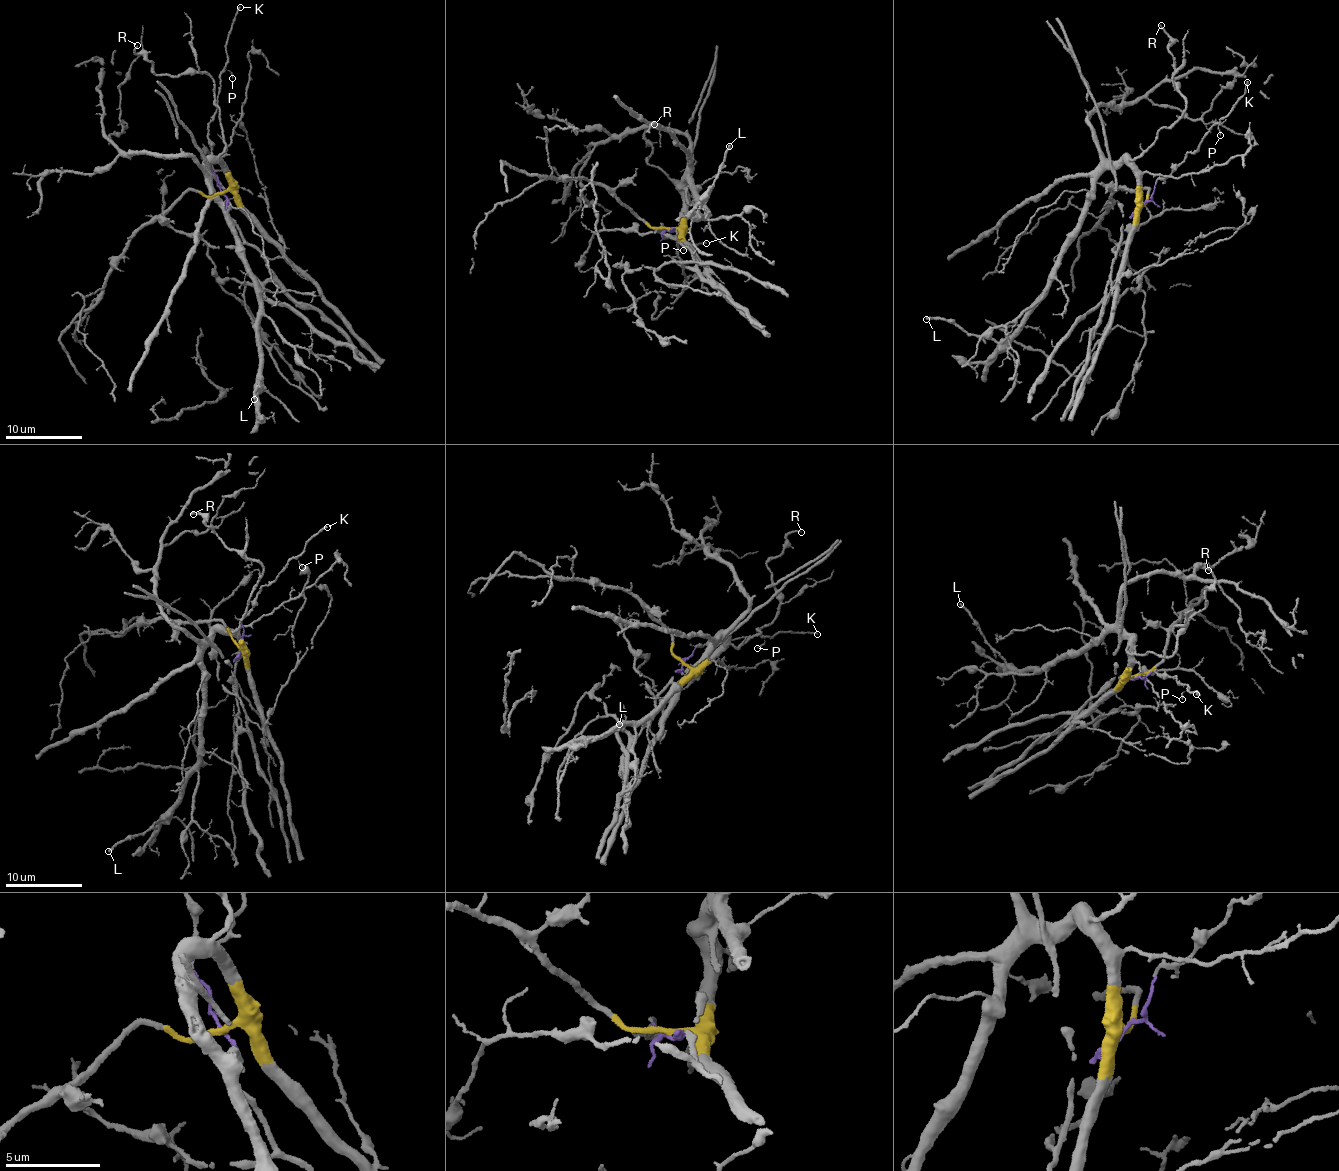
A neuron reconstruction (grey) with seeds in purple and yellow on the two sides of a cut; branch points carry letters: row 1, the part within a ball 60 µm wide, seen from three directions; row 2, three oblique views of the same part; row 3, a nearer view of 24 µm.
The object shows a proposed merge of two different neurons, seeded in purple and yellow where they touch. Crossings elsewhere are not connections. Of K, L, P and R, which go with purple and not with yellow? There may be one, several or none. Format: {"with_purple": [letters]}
{"with_purple": ["K", "P"]}

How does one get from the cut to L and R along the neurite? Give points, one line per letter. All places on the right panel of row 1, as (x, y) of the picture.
L: (1141, 205), (1130, 164), (1113, 163), (1097, 176), (1040, 302), (998, 342), (925, 319)
R: (1141, 205), (1135, 166), (1130, 160), (1183, 114), (1185, 105), (1172, 77), (1176, 71), (1169, 38), (1161, 25)

